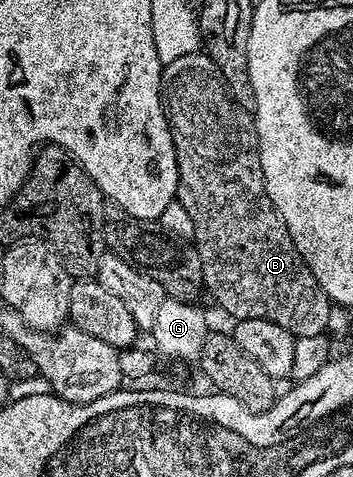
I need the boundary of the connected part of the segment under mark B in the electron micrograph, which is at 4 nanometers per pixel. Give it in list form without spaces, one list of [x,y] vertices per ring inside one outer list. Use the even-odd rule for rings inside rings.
[[[200,50],[163,65],[160,102],[164,105],[164,116],[172,132],[178,162],[176,200],[186,208],[193,222],[191,239],[196,242],[194,256],[202,262],[207,295],[212,295],[220,303],[221,310],[232,315],[233,321],[260,318],[275,322],[282,326],[282,330],[290,330],[295,337],[325,335],[329,331],[327,328],[332,320],[334,305],[298,254],[286,230],[286,222],[282,222],[270,202],[264,185],[253,113],[234,102],[218,66],[214,66],[214,62],[210,62],[210,58]]]

